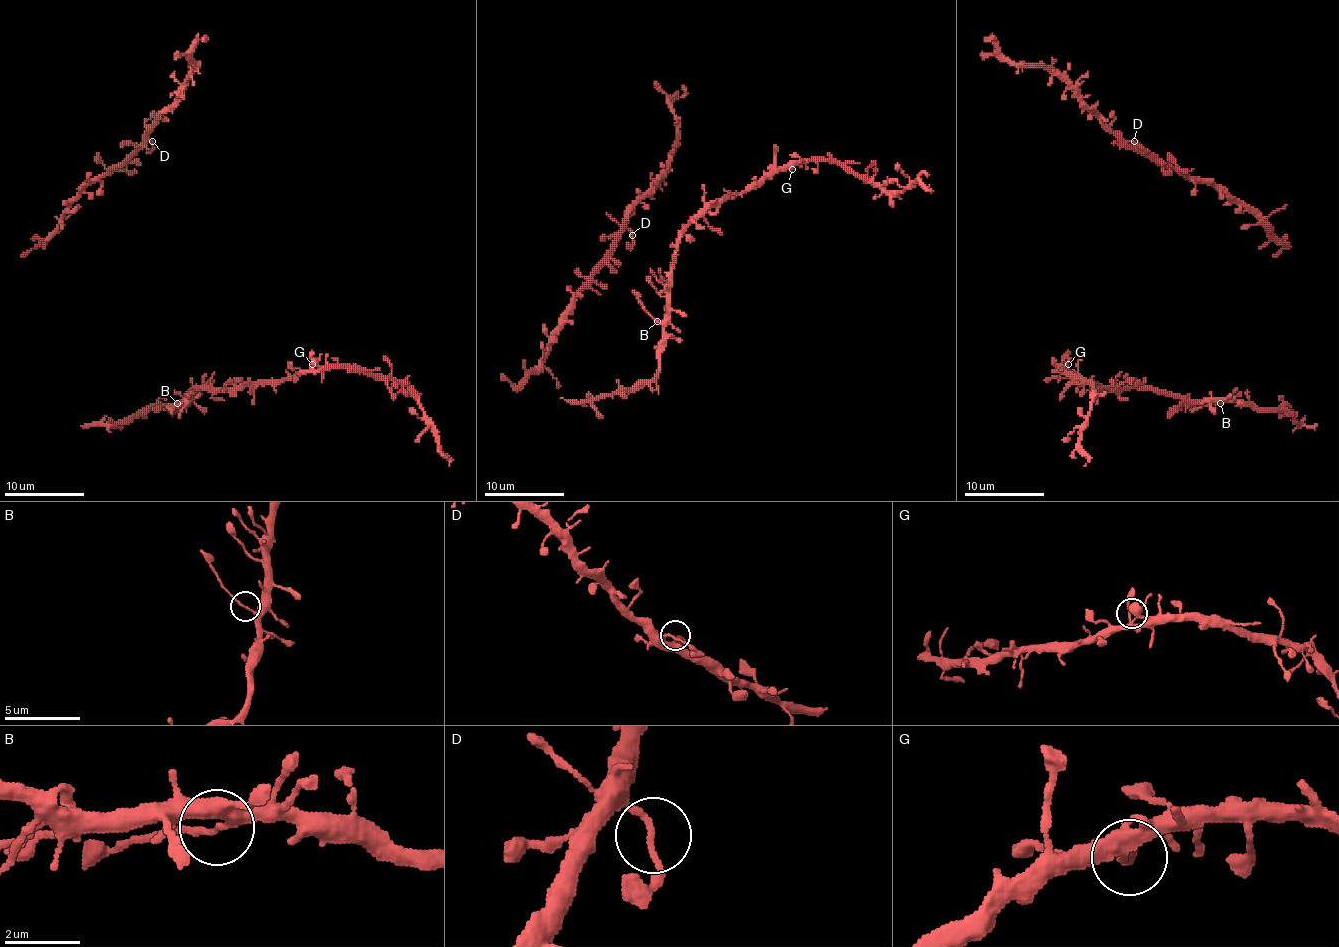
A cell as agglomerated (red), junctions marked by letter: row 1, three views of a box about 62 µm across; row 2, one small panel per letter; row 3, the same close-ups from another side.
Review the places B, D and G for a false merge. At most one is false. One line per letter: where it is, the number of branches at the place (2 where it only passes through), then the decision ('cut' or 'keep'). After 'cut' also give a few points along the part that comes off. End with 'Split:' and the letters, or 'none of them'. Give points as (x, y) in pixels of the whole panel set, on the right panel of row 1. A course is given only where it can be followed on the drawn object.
B: (1220, 403) | 2 | cut | (1219, 404), (1189, 410)
D: (1134, 141) | 2 | keep
G: (1068, 364) | 2 | keep
Split: B

